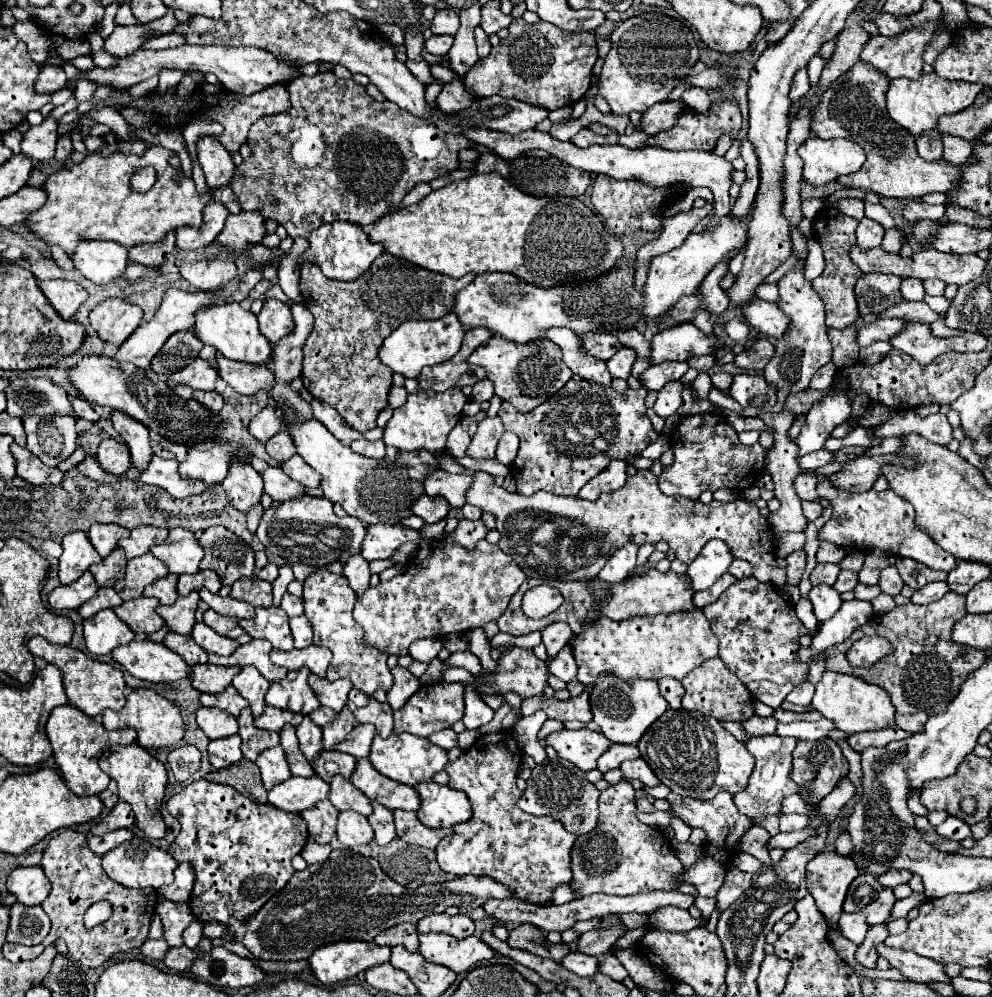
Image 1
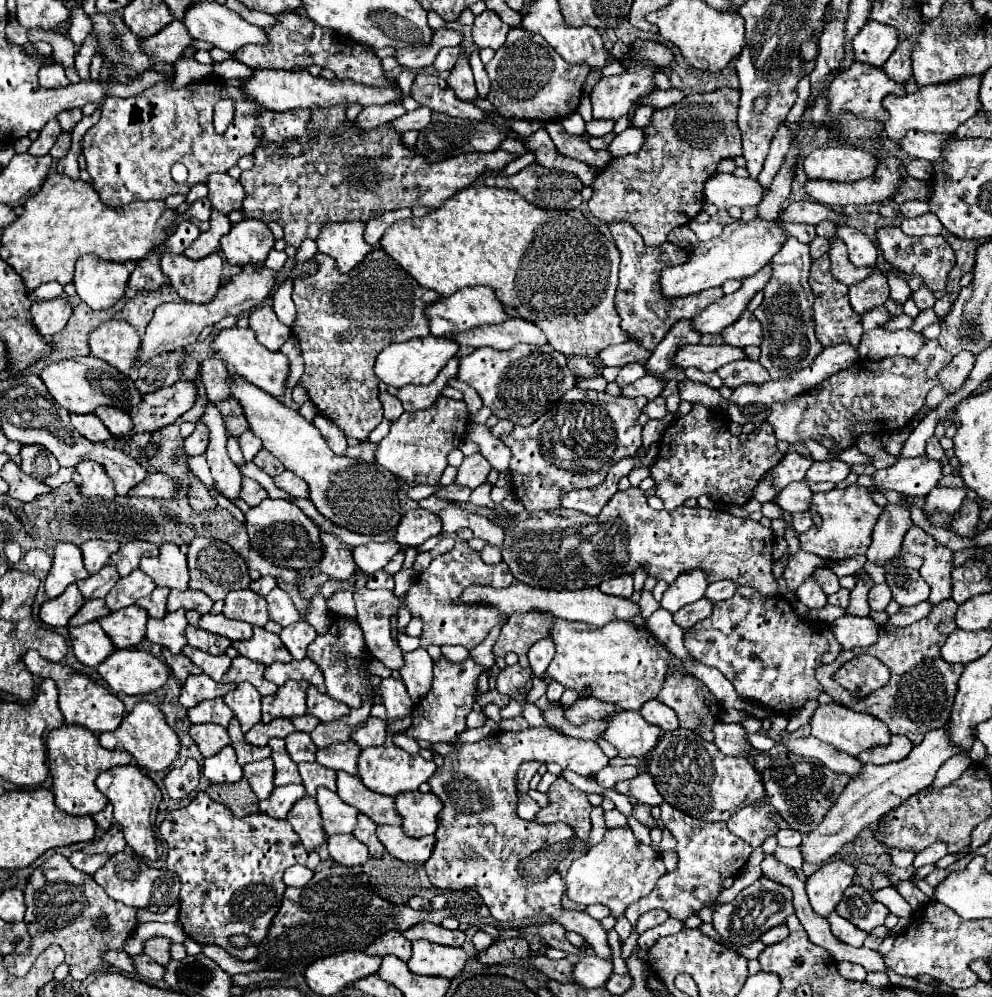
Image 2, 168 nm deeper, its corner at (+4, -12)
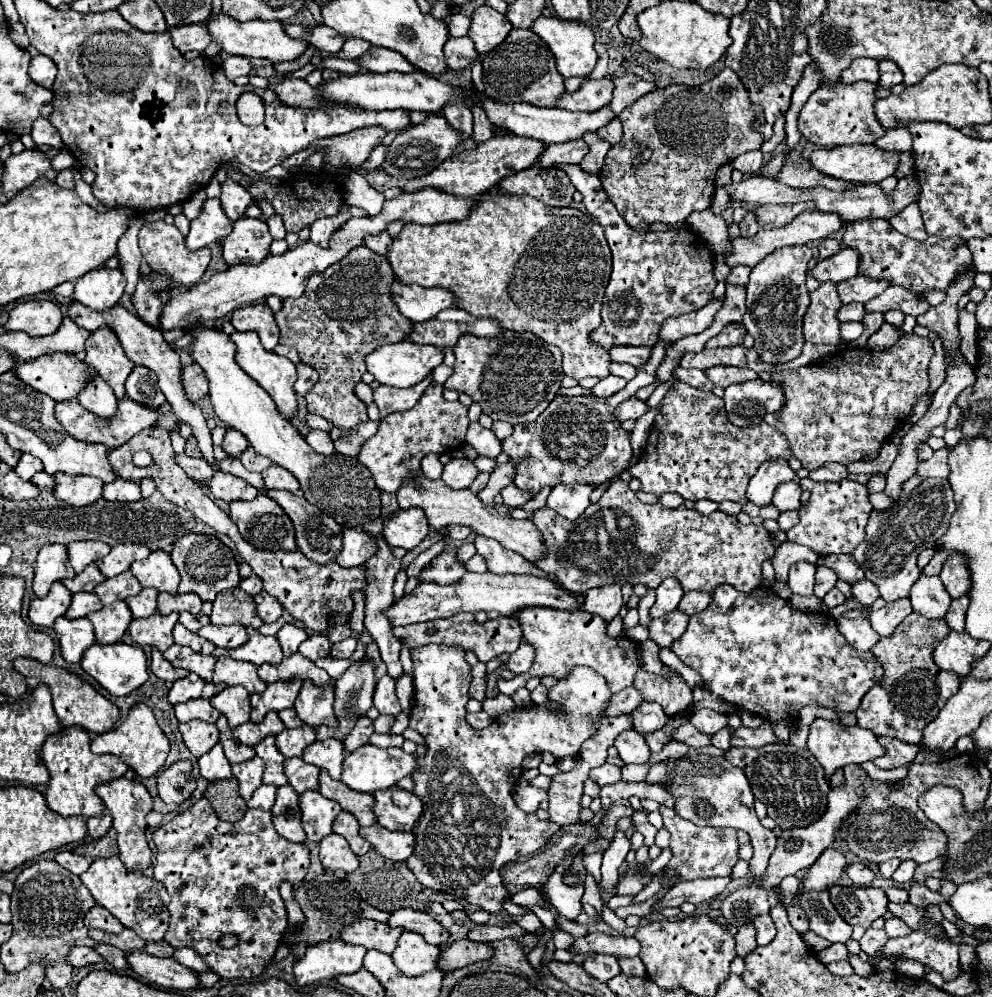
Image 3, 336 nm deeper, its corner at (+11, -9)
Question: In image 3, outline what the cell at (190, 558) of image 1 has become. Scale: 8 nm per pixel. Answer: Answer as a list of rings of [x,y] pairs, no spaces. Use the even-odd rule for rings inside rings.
[[[152,551],[144,561],[134,561],[130,571],[136,579],[140,579],[142,587],[154,587],[156,591],[166,591],[172,595],[180,583],[180,573],[166,551]]]

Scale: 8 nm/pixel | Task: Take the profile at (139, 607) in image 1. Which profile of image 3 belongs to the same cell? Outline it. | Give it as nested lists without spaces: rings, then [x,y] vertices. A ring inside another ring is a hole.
[[[116,601],[108,607],[102,607],[96,613],[88,613],[88,619],[94,625],[96,641],[110,645],[110,643],[118,643],[122,639],[122,635],[126,633],[128,625],[132,621],[132,613],[124,601]]]

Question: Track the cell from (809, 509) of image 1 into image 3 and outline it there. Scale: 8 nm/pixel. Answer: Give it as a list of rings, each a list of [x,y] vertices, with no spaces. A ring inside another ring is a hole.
[[[784,511],[784,513],[780,513],[780,517],[778,517],[778,525],[780,525],[782,531],[790,529],[790,527],[796,525],[796,523],[798,523],[798,511]]]

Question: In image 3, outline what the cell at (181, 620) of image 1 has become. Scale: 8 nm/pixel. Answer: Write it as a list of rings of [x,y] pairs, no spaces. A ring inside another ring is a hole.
[[[154,613],[148,619],[134,619],[128,631],[138,645],[152,645],[164,653],[174,643],[172,629],[176,623],[178,623],[178,613],[170,615]]]

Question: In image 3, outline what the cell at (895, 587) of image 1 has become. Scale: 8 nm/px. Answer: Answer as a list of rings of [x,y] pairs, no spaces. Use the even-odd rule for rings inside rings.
[[[860,579],[860,581],[852,587],[852,595],[854,595],[854,597],[858,599],[858,603],[864,605],[864,607],[870,607],[870,605],[880,597],[876,585],[872,585],[872,581],[868,581],[868,579]]]

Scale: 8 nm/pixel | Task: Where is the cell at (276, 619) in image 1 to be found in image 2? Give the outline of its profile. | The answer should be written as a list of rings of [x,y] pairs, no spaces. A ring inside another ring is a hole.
[[[259,626],[253,628],[253,638],[251,640],[235,642],[233,648],[241,656],[245,656],[249,660],[255,660],[255,662],[261,662],[265,666],[269,666],[277,660],[279,662],[291,662],[291,654],[287,652],[281,638],[277,634],[267,632],[265,628],[259,628]]]

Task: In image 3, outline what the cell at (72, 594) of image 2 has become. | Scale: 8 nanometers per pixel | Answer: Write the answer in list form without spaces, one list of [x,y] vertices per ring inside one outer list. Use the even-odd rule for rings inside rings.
[[[56,581],[44,599],[38,599],[38,597],[32,599],[28,617],[38,627],[52,627],[56,617],[66,613],[66,609],[70,607],[70,601],[72,601],[72,593],[64,589],[60,581]]]

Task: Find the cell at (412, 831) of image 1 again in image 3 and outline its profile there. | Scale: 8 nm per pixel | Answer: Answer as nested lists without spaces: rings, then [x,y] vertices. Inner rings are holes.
[[[380,823],[372,827],[362,827],[360,835],[386,859],[392,861],[406,861],[416,845],[416,837],[412,833],[388,831]]]

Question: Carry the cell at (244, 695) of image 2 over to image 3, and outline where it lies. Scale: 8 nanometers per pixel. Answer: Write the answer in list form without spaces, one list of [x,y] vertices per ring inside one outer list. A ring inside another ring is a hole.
[[[226,687],[222,693],[214,695],[210,703],[228,719],[230,729],[250,721],[250,695],[242,687]]]

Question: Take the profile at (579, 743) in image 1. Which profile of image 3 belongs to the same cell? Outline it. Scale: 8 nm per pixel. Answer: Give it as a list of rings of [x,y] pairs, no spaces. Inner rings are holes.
[[[422,645],[412,649],[412,663],[416,695],[414,707],[410,711],[410,729],[424,735],[428,753],[424,757],[418,757],[420,765],[412,775],[416,783],[414,793],[422,799],[424,811],[414,829],[416,849],[406,863],[424,887],[444,891],[454,897],[464,897],[468,903],[478,905],[488,913],[500,913],[504,901],[512,897],[500,879],[502,865],[518,859],[520,855],[540,851],[550,841],[550,837],[560,831],[560,825],[552,821],[540,821],[536,815],[524,813],[512,797],[514,785],[520,779],[524,757],[532,753],[552,753],[556,759],[568,755],[576,757],[582,743],[594,733],[596,717],[604,713],[612,691],[608,689],[604,677],[600,677],[596,671],[588,667],[576,667],[564,681],[558,681],[548,691],[550,701],[570,701],[570,715],[554,717],[546,713],[544,705],[530,705],[514,709],[483,730],[476,731],[466,723],[464,705],[470,697],[468,691],[472,683],[472,667],[464,659],[464,649],[448,645]]]

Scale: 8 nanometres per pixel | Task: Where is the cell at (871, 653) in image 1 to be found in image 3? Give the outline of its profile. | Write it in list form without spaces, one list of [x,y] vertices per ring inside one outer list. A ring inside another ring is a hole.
[[[720,585],[714,591],[712,603],[704,611],[690,617],[686,633],[674,641],[670,649],[702,675],[706,687],[712,689],[714,695],[744,711],[756,713],[770,723],[794,723],[798,709],[804,705],[822,705],[830,709],[840,705],[840,711],[854,713],[864,693],[884,675],[882,665],[874,661],[872,653],[856,651],[844,641],[842,633],[836,629],[836,621],[830,615],[800,613],[766,587],[752,593],[740,593],[732,585]]]

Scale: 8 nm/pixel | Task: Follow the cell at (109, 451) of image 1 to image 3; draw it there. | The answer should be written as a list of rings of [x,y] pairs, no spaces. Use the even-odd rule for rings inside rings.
[[[58,473],[54,493],[58,499],[66,501],[68,505],[82,507],[82,505],[88,505],[102,497],[102,485],[104,485],[104,481],[100,481],[96,477]]]

